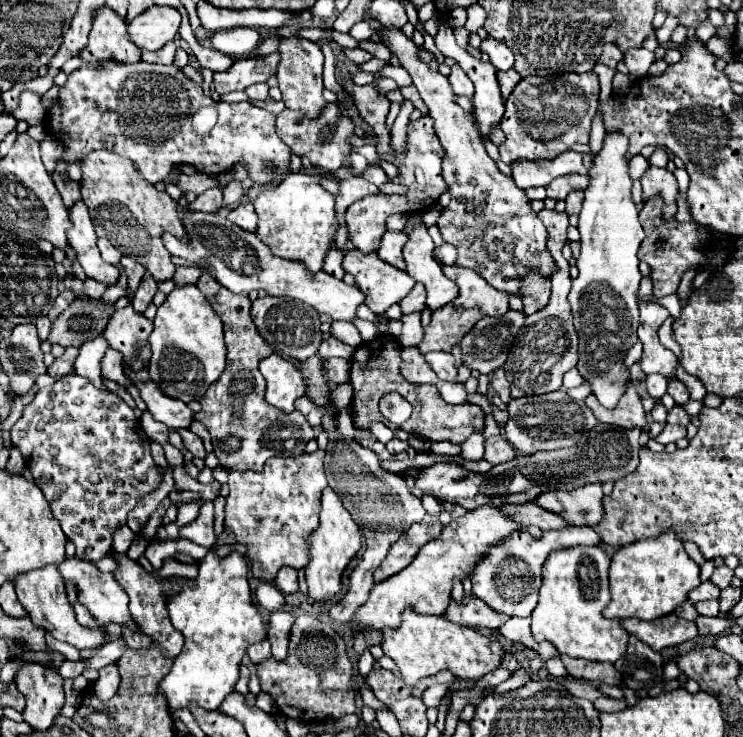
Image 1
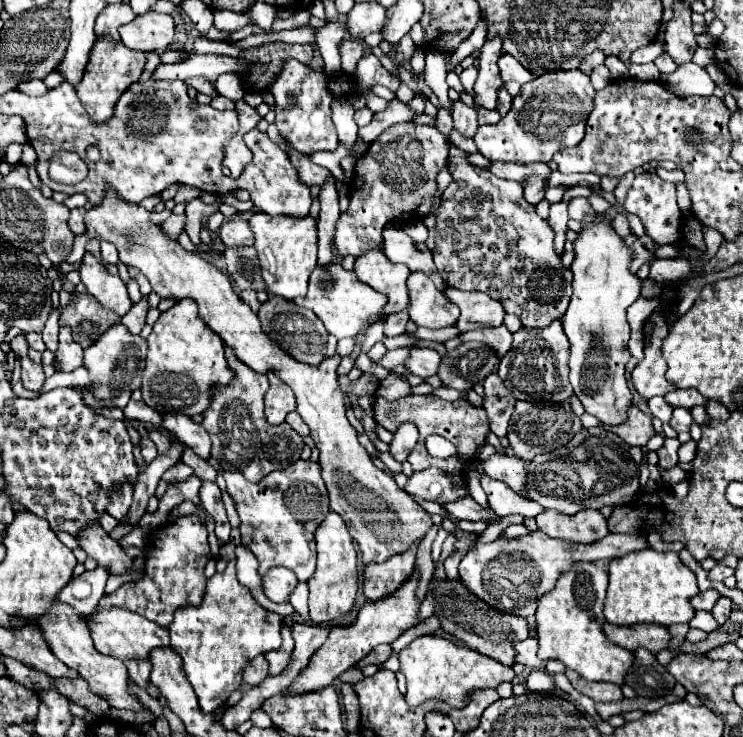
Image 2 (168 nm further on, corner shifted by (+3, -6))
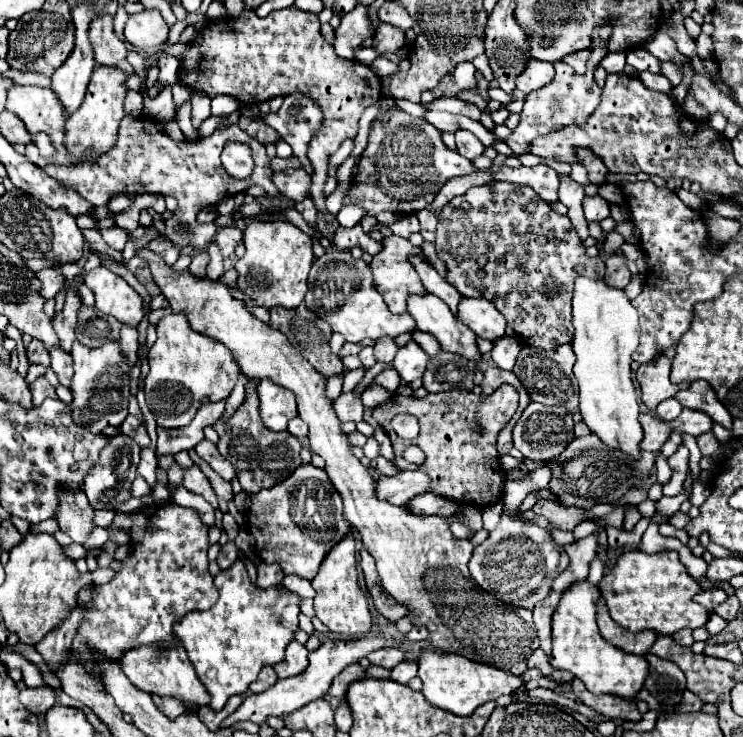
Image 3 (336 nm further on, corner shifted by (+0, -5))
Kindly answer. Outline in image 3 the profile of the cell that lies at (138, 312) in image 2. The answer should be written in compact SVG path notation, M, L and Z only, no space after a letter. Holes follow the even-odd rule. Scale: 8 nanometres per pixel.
M121 328L121 338L119 338L119 344L121 344L121 352L123 356L128 357L130 365L135 365L138 361L137 353L137 328Z

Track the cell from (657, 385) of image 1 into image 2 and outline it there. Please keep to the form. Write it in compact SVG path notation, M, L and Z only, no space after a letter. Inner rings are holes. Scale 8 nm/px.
M652 397L652 399L648 399L648 407L650 407L652 415L658 417L662 423L668 423L670 421L672 407L664 401L664 397Z

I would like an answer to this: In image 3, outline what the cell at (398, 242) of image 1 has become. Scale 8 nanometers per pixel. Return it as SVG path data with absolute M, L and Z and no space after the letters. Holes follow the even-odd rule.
M413 256L411 262L415 262L415 270L419 272L419 278L421 278L425 290L439 296L451 308L451 312L457 316L457 306L459 306L461 294L445 278L441 278L431 264L423 262L419 256Z

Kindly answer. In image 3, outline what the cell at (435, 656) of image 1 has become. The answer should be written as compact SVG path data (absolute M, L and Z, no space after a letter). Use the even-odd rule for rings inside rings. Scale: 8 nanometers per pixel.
M439 650L421 652L417 676L423 680L423 696L427 696L427 700L437 708L443 708L455 716L471 716L481 704L497 700L503 694L513 694L525 684L511 672L467 660L459 654L443 654Z

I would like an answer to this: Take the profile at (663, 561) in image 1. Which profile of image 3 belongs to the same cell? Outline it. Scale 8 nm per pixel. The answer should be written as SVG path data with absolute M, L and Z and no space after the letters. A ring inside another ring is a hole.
M629 550L621 554L613 570L603 576L599 590L607 602L611 618L631 632L653 630L657 634L675 634L681 628L701 628L709 620L709 610L693 602L693 596L703 592L703 588L697 580L687 576L687 570L675 552L647 554Z

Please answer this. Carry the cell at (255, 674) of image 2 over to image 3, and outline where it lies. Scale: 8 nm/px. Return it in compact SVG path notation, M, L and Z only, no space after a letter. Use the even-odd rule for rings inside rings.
M263 668L263 672L259 672L259 678L249 686L251 692L263 692L269 686L273 686L277 682L277 674L273 668Z

